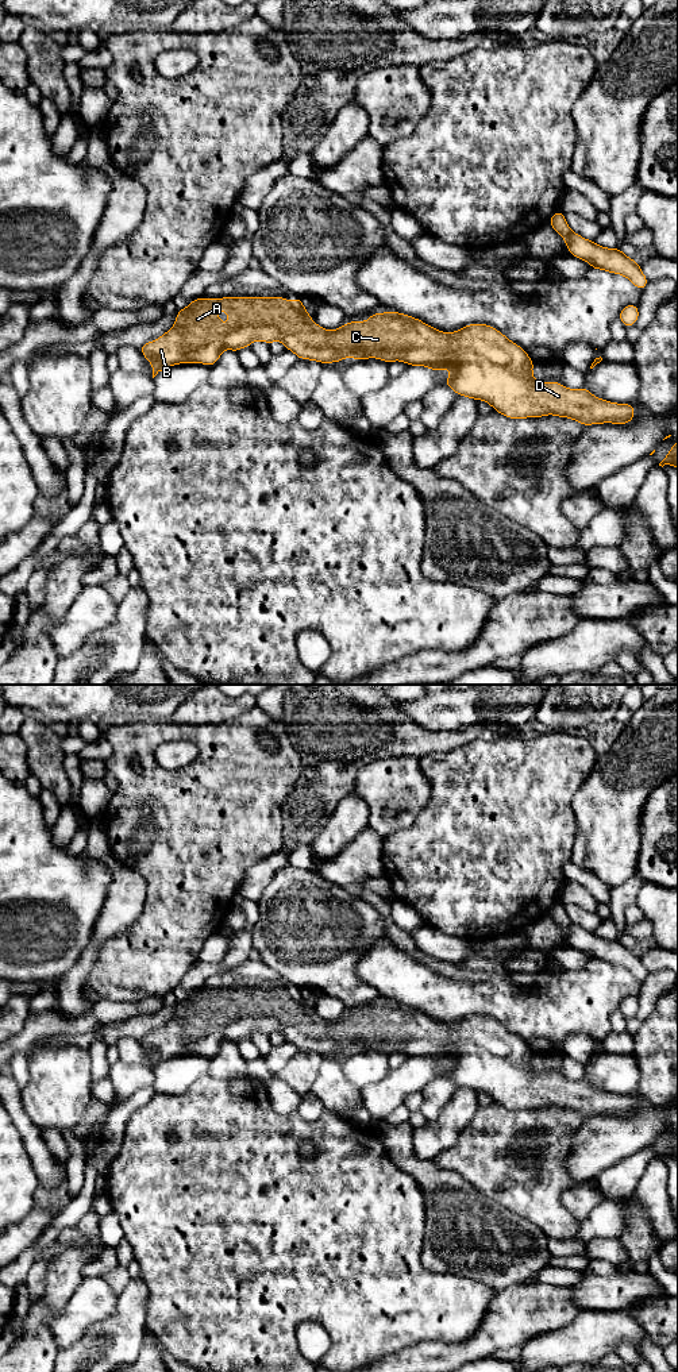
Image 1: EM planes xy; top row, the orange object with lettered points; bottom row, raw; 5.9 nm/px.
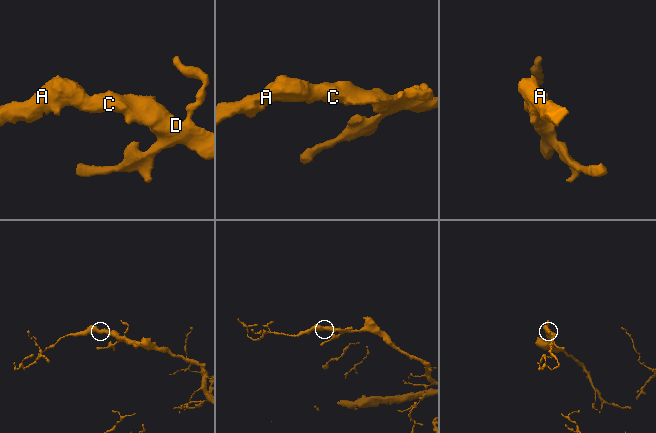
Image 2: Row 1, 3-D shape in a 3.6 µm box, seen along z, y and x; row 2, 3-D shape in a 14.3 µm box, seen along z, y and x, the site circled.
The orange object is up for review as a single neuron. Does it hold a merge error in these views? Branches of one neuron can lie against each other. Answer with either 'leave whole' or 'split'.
leave whole

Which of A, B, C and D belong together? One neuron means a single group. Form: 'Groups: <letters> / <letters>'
Groups: A B C D

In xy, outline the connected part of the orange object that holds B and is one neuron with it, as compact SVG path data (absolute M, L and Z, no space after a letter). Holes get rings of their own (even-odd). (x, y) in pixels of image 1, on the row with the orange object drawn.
M223 297L193 300L177 312L176 324L161 338L139 347L153 365L153 378L173 365L204 363L213 366L228 348L238 352L250 347L254 340L270 344L280 340L298 359L320 363L340 362L347 357L355 361L377 358L388 363L401 361L409 366L427 366L434 371L450 369L451 375L443 385L458 396L486 401L508 419L556 417L573 419L585 427L592 424L628 424L635 417L632 404L617 404L594 397L585 386L567 389L559 382L540 384L533 378L533 361L516 343L488 324L469 324L457 332L442 332L424 321L400 312L371 313L367 321L348 321L338 329L328 331L317 325L301 301L290 302L285 297ZM228 312L228 325L215 315Z

